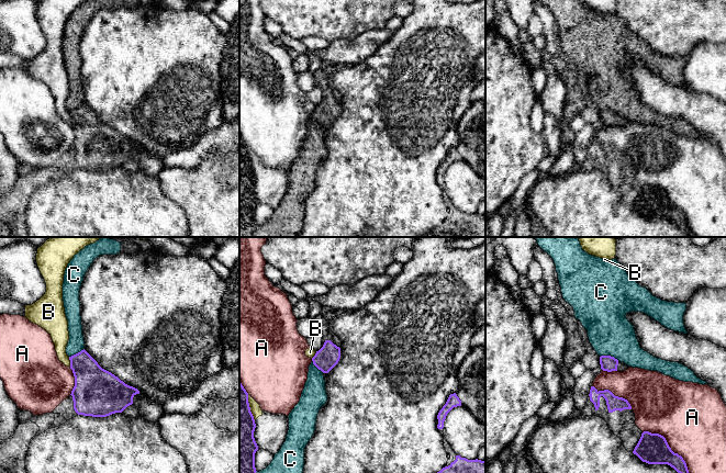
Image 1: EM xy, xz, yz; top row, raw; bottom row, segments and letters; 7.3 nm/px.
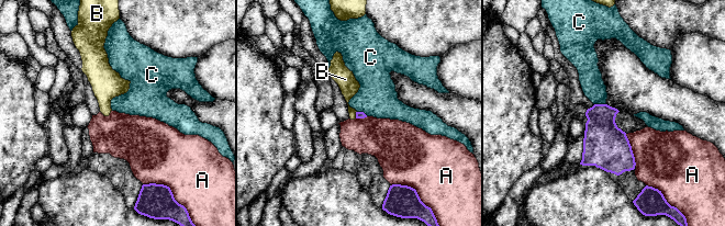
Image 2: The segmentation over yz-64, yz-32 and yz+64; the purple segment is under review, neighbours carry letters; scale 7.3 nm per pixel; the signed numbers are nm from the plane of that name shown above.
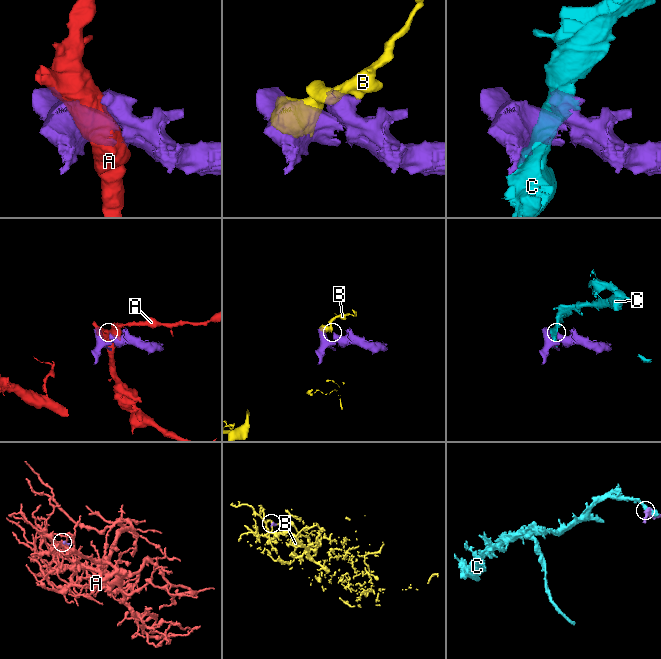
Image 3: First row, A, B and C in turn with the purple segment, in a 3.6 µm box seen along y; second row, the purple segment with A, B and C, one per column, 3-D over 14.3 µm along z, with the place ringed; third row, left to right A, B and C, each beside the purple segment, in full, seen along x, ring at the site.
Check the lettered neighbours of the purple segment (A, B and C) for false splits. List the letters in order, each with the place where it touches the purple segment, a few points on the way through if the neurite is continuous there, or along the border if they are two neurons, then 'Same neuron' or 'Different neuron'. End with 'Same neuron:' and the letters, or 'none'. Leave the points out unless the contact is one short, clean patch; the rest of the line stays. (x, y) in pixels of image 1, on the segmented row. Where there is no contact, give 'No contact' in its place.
A: Touches purple at yz (668, 446). Different neuron
B: Touches purple at xy (70, 361). Different neuron
C: Touches purple at yz (610, 356). Different neuron
Same neuron: none

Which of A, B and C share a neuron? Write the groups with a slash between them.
A / B / C

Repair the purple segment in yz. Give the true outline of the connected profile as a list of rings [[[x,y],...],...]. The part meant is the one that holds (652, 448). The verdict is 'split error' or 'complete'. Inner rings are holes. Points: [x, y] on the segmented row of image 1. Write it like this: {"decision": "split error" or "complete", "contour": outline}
{"decision": "complete", "contour": [[[644,431],[633,453],[648,464],[668,464],[678,473],[689,473],[683,458],[674,453],[659,433]]]}

